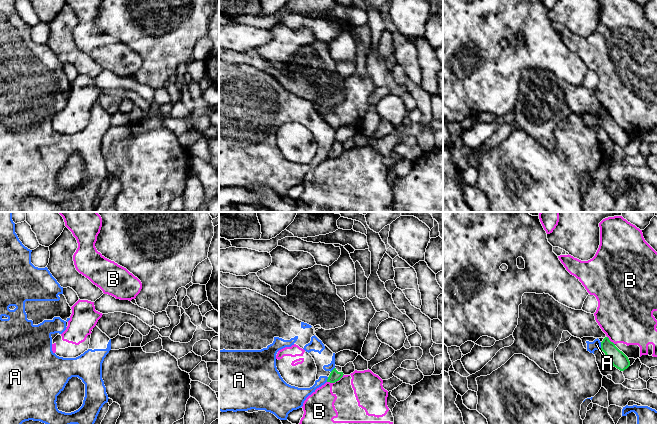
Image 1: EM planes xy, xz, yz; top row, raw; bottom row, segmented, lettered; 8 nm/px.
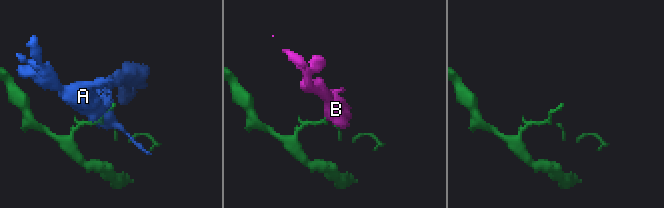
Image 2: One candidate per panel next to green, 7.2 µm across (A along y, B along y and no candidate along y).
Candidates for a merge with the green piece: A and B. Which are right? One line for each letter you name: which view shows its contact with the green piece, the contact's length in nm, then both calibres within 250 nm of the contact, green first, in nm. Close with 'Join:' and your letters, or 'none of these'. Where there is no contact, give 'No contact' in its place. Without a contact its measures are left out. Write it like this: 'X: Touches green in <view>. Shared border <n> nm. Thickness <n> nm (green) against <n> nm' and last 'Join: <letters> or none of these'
Join: none of these

